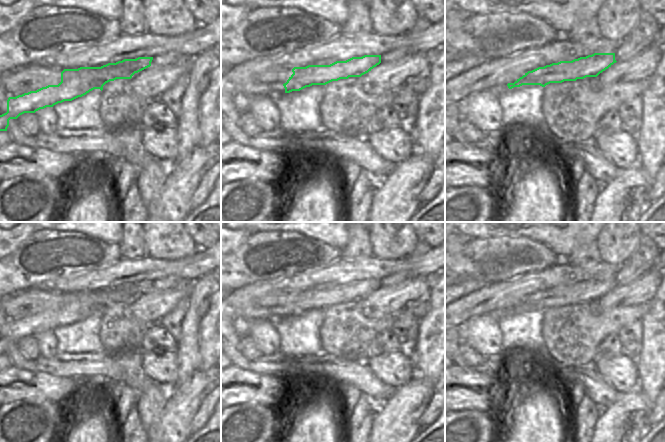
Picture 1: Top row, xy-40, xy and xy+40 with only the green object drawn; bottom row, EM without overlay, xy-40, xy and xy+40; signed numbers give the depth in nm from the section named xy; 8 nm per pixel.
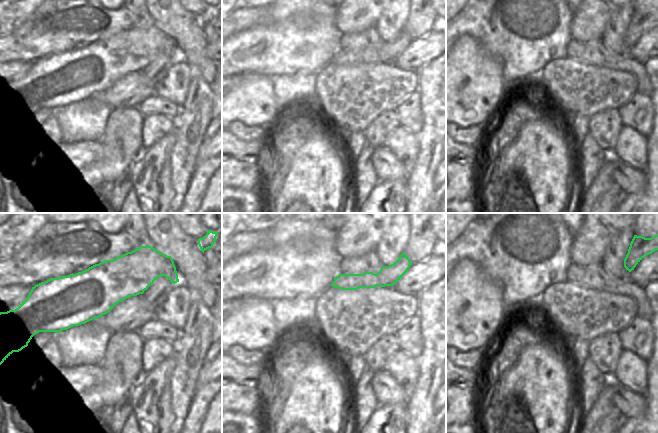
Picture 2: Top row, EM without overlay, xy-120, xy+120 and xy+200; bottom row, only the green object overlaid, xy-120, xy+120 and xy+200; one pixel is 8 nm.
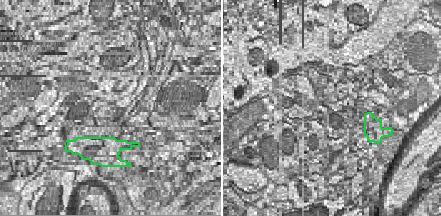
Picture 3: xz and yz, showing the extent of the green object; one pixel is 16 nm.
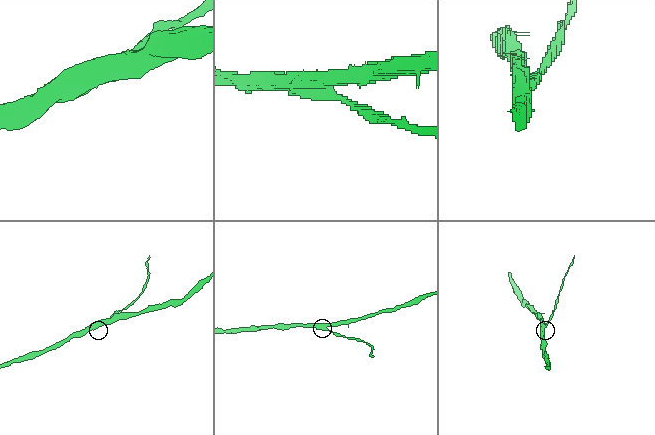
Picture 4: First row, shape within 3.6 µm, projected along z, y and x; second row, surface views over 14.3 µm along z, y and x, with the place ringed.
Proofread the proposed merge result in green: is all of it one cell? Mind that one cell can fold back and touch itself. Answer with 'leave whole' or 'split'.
split

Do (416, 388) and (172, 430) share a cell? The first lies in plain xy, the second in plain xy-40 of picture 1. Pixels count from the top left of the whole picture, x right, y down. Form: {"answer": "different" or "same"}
{"answer": "same"}

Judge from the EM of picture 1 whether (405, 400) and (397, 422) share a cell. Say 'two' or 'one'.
one

